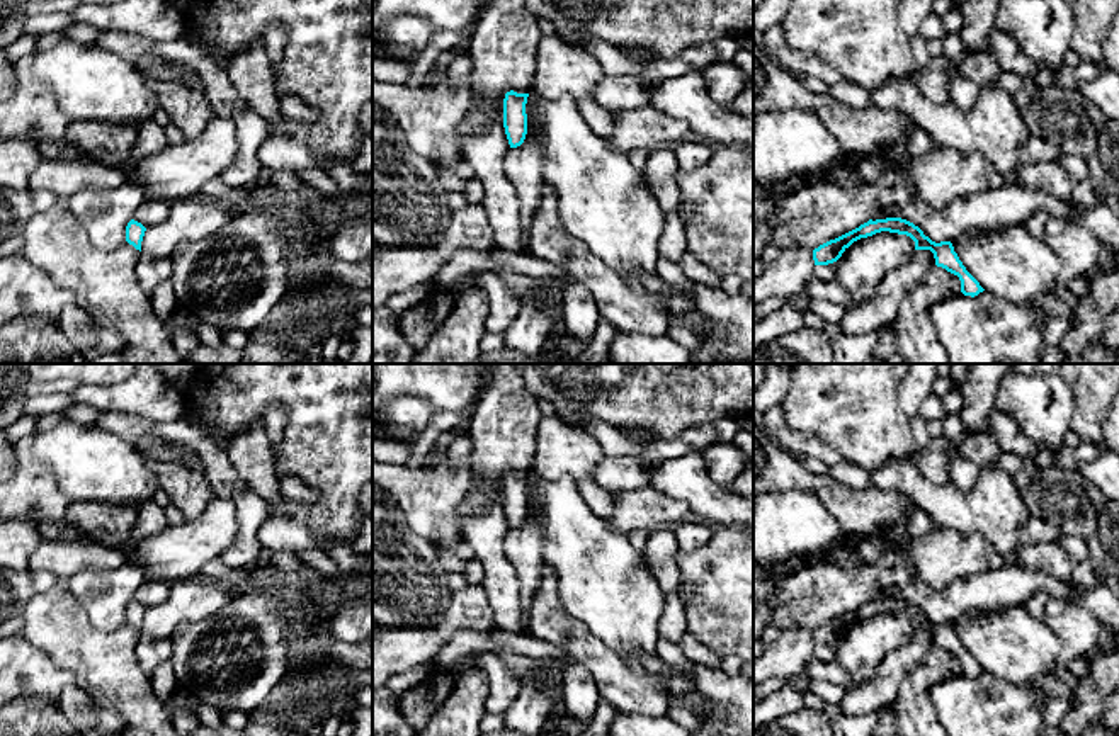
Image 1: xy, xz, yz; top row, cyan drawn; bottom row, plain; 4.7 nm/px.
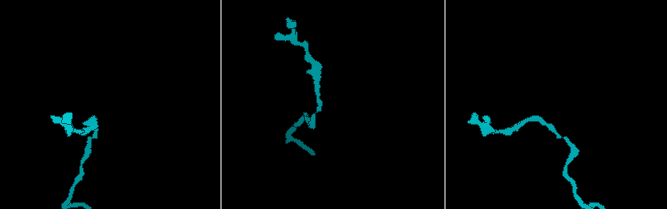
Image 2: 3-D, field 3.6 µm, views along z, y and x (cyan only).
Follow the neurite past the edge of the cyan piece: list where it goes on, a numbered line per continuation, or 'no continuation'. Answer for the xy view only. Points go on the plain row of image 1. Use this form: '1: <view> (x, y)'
no continuation

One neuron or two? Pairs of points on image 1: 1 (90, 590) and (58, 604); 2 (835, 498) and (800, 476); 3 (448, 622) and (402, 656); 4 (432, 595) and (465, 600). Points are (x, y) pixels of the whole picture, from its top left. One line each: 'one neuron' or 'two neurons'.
1: two neurons
2: one neuron
3: one neuron
4: two neurons

